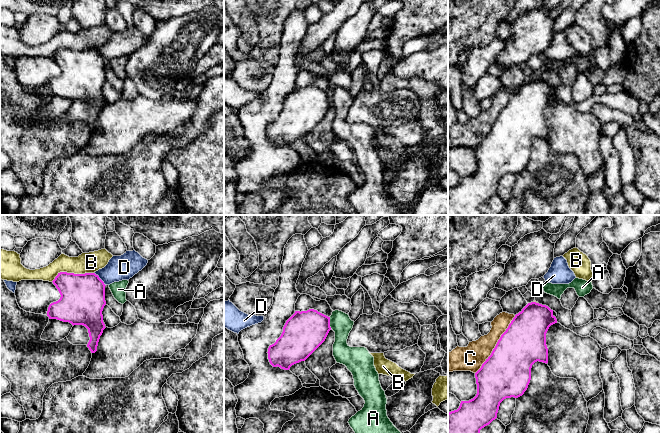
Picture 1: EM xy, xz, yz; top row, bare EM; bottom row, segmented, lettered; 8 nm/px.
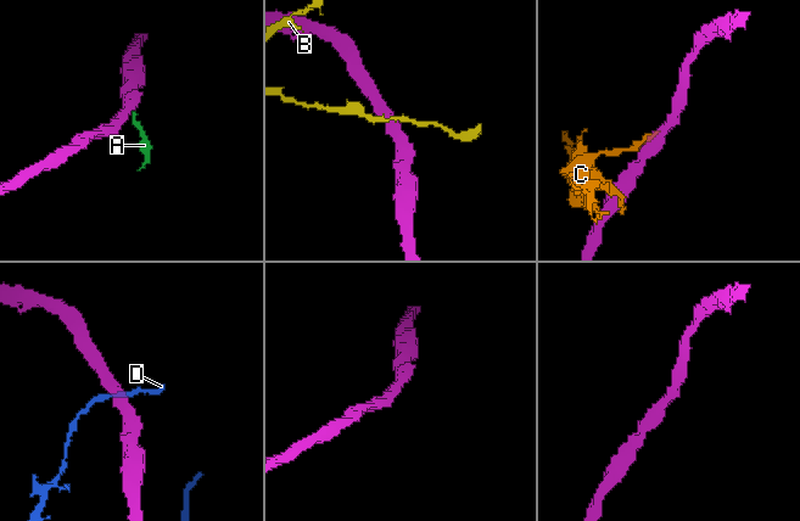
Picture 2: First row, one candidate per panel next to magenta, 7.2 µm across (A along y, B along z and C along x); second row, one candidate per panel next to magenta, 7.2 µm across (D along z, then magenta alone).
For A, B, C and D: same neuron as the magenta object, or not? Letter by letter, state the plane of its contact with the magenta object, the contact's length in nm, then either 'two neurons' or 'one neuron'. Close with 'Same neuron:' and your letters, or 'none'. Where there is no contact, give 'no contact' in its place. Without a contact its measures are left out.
A: contact in xz; length 100 nm; two neurons
B: contact in xy; length 360 nm; two neurons
C: contact in yz; length 550 nm; two neurons
D: contact in xy; length 140 nm; two neurons
Same neuron: none

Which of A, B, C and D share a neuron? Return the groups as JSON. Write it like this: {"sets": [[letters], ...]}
{"sets": [["A", "C"], ["B"], ["D"]]}

